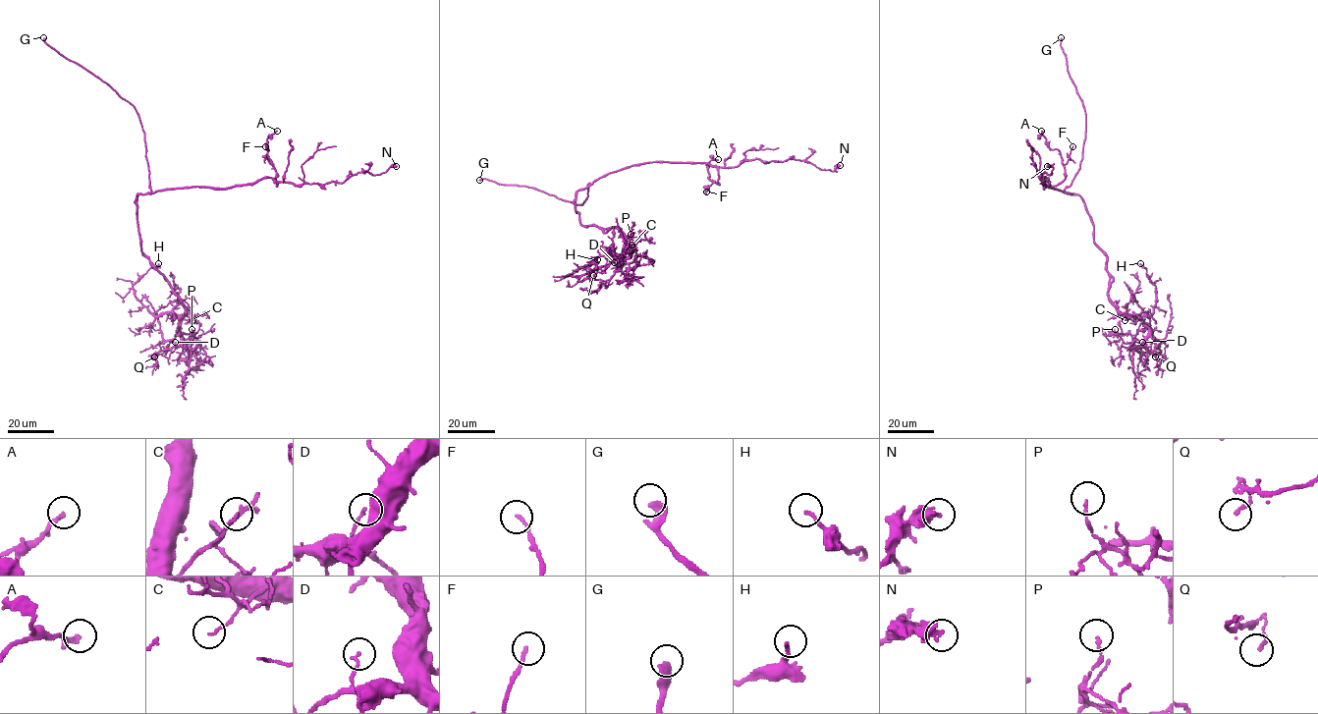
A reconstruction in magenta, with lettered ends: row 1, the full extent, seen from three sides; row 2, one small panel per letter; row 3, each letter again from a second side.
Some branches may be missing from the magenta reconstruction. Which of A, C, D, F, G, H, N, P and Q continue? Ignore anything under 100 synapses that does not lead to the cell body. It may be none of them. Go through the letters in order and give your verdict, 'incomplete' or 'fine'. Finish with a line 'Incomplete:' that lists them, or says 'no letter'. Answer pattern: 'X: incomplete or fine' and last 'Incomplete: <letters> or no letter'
A: fine
C: fine
D: fine
F: fine
G: incomplete
H: fine
N: fine
P: fine
Q: fine
Incomplete: G

